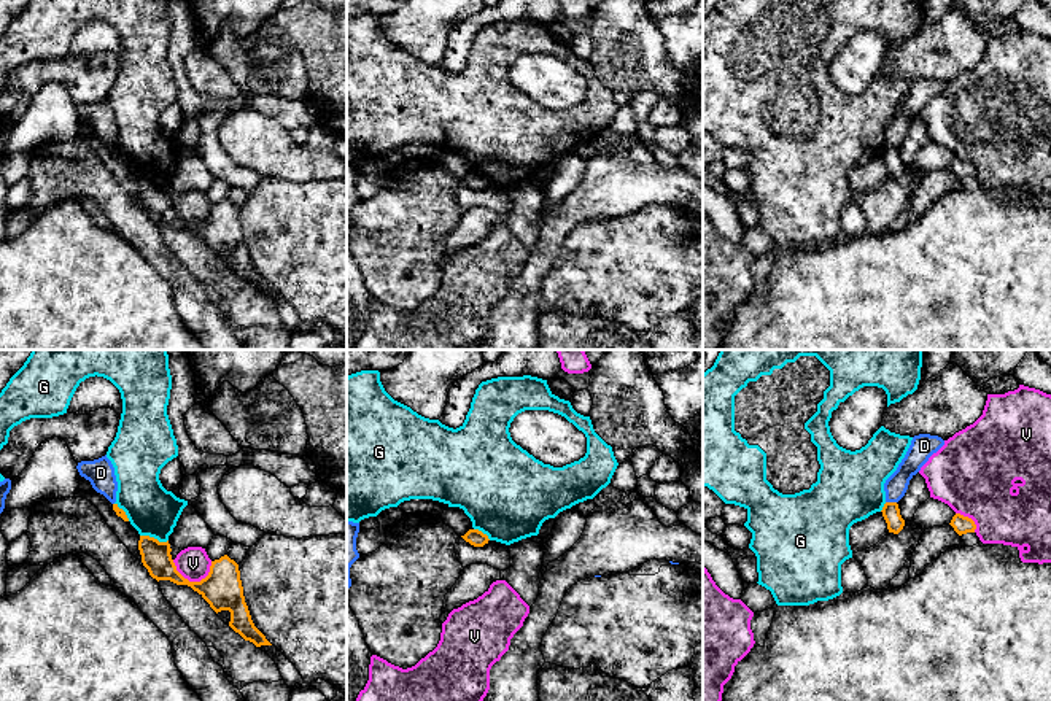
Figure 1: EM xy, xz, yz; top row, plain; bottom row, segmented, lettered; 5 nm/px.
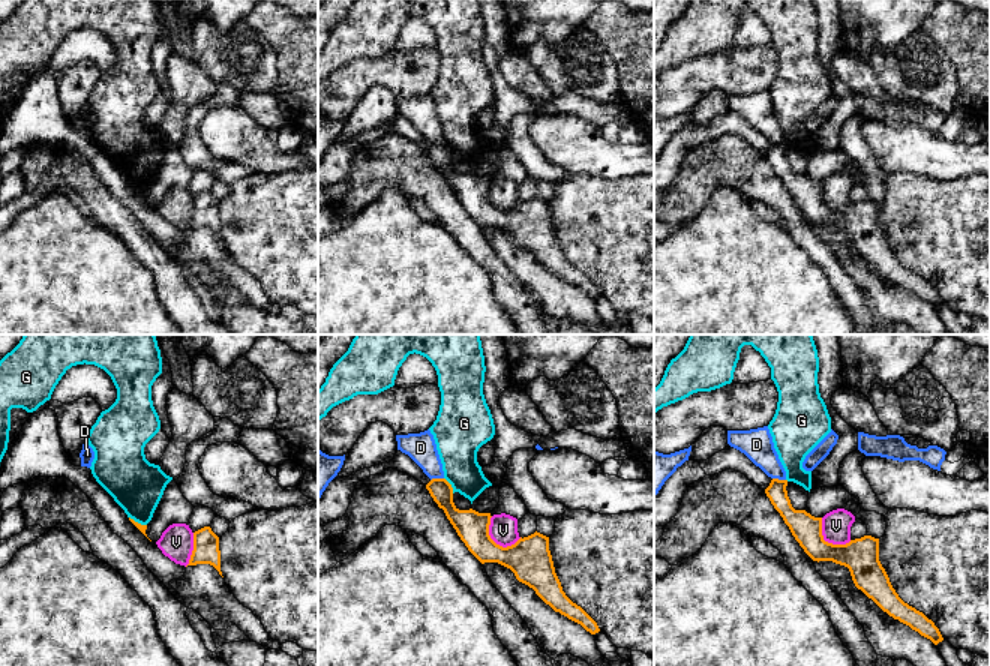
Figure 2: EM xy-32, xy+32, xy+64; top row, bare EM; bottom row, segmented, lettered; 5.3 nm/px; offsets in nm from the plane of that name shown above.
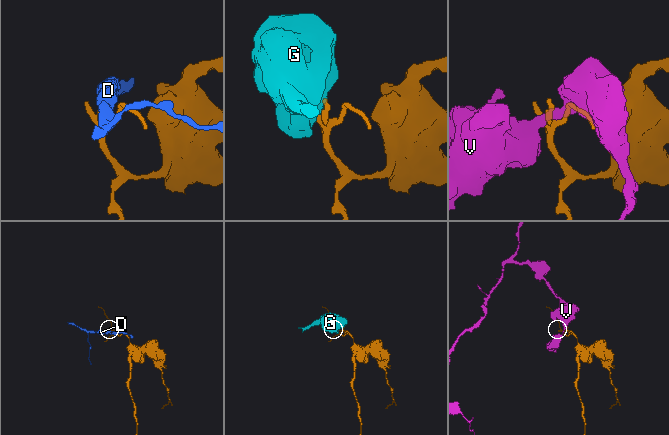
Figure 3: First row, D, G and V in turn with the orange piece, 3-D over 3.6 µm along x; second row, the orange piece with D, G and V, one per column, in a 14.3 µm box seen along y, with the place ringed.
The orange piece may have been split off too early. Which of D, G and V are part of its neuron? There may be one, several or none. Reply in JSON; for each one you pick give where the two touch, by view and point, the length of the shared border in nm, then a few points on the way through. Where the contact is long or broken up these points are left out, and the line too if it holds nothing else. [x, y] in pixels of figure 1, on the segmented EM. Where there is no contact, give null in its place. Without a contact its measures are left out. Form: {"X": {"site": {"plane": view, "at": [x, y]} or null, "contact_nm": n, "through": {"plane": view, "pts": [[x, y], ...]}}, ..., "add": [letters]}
{"add": []}

